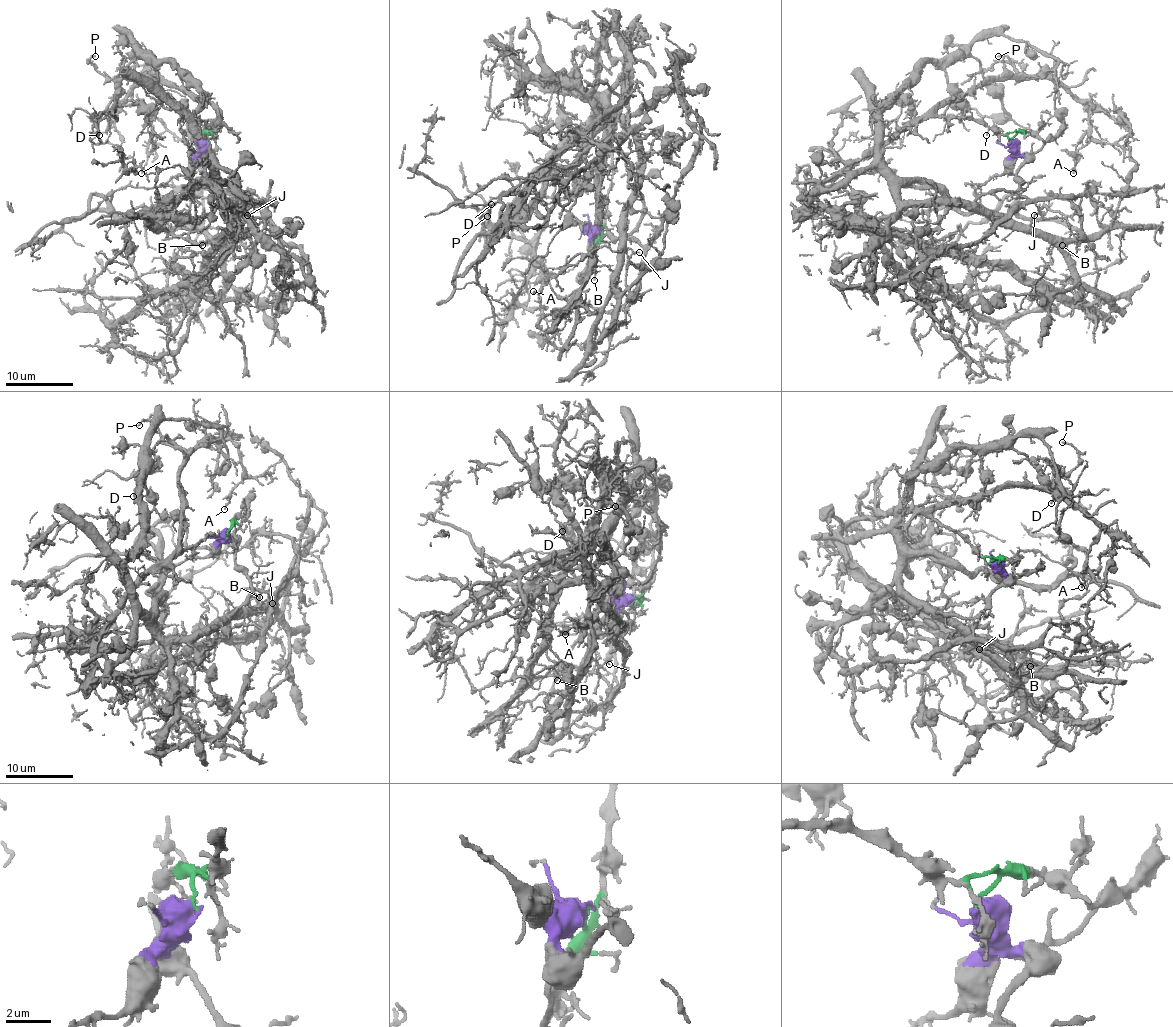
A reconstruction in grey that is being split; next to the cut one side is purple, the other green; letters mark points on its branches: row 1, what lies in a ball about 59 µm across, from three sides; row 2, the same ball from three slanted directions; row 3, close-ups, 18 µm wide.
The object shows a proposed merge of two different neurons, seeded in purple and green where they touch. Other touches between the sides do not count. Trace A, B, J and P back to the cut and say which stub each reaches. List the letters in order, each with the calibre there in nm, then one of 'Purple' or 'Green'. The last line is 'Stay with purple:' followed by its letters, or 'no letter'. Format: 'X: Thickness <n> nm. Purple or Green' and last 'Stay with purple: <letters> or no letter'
A: Thickness 130 nm. Green
B: Thickness 110 nm. Purple
J: Thickness 120 nm. Purple
P: Thickness 140 nm. Green
Stay with purple: B, J

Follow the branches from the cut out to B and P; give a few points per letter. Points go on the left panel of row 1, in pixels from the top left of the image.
B: (207, 142), (202, 159), (232, 188), (251, 193), (234, 215), (232, 234), (210, 254), (202, 245)
P: (207, 142), (221, 117), (207, 101), (195, 101), (158, 79), (105, 78), (90, 63), (95, 56)

